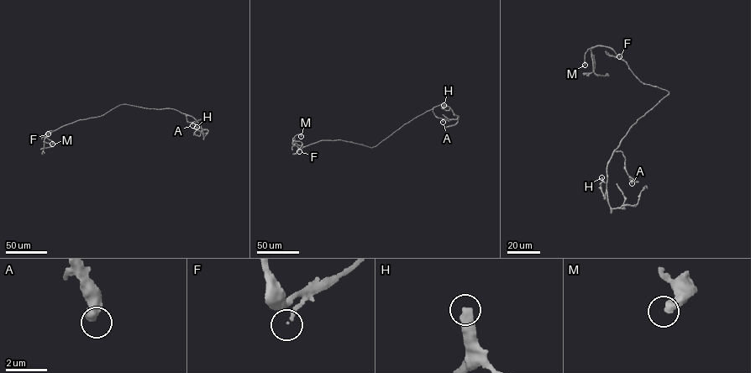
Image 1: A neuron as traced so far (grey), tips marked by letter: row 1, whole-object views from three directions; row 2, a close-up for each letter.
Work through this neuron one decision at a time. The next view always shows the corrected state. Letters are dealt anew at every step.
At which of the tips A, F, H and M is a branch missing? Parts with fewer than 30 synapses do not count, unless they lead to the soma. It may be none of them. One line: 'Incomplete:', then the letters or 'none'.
Incomplete: H

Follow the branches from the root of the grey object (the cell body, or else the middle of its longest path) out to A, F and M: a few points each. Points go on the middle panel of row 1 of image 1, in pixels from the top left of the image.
A: (380, 143), (433, 107), (434, 115), (443, 122)
F: (380, 143), (370, 148), (341, 139), (321, 140), (299, 151)
M: (380, 143), (370, 148), (341, 139), (323, 140), (302, 146), (295, 140), (295, 135), (301, 136)

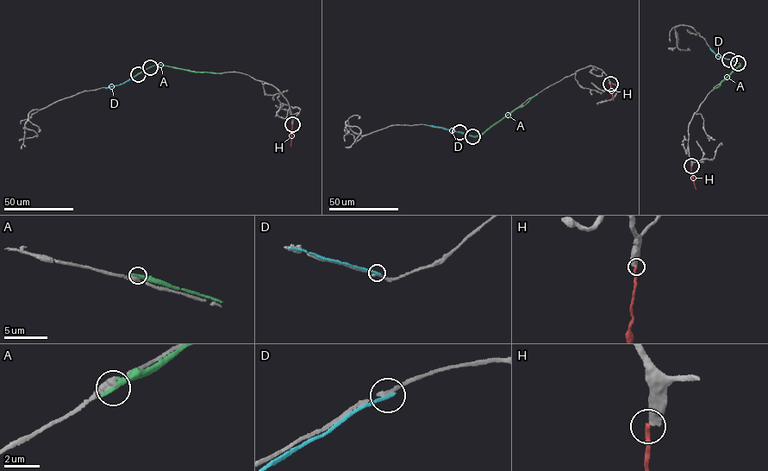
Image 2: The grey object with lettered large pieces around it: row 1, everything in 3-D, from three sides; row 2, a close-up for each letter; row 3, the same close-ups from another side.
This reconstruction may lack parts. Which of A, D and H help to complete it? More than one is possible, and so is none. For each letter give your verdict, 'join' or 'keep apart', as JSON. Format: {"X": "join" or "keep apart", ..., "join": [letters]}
{"A": "keep apart", "D": "keep apart", "H": "keep apart", "join": []}

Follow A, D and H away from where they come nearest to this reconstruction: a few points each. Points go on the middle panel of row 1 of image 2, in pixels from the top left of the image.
A: (459, 132), (474, 136), (481, 135), (534, 96)
D: (472, 136), (426, 125)
H: (610, 84), (614, 101)

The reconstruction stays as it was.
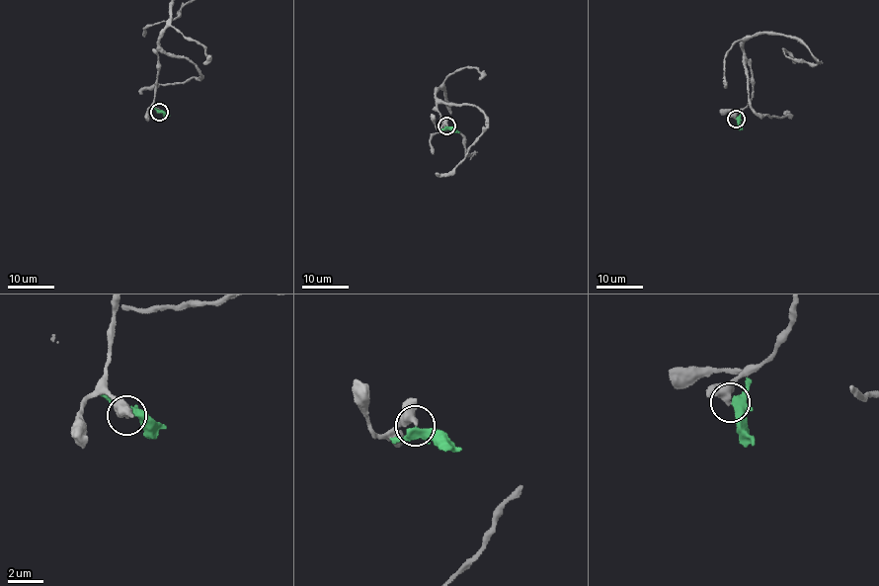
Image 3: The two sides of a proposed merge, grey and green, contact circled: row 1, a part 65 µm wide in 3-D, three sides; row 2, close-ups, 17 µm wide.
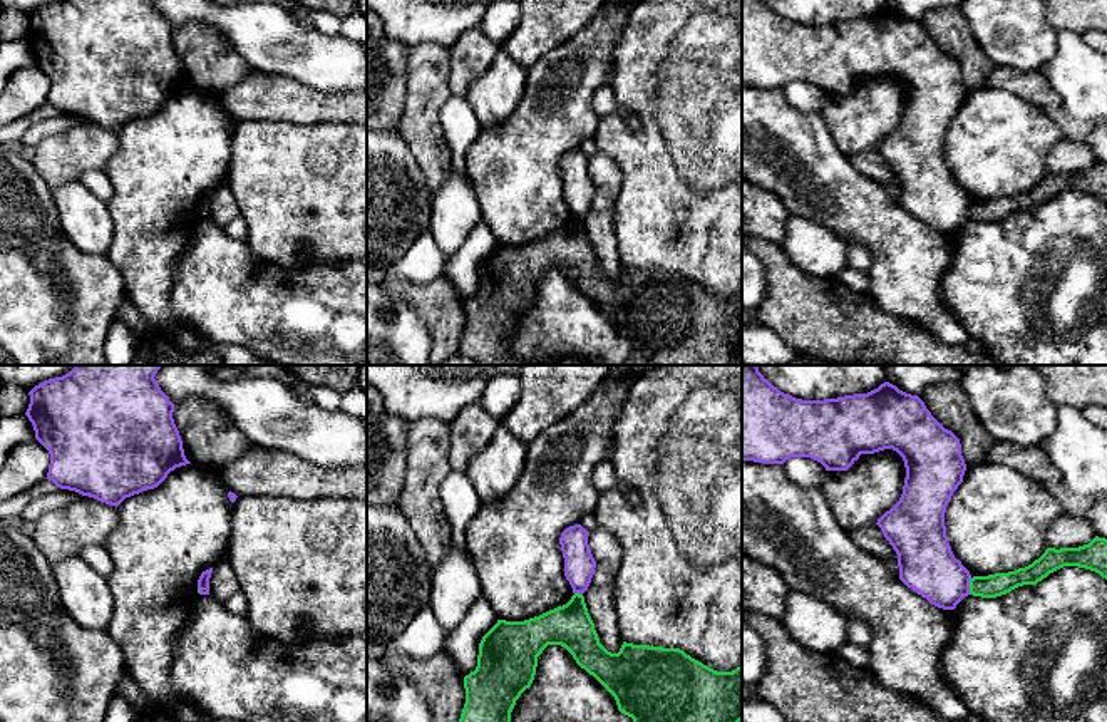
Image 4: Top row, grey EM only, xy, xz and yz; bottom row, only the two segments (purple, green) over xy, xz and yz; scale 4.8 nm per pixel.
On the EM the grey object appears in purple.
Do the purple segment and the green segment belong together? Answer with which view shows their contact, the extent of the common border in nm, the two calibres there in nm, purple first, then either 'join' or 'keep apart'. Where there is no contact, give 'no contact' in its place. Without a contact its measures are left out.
meets purple in yz; contact 80 nm long; 280 nm thick on the purple side, 110 nm on the other; keep apart

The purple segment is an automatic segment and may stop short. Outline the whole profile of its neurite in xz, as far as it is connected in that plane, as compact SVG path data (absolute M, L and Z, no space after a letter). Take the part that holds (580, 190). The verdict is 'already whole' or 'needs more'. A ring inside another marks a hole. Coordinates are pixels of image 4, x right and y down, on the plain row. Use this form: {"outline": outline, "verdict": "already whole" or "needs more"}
{"outline": "M574 149L561 157L559 169L564 183L564 201L569 206L573 218L583 219L595 199L596 186L588 169L590 157Z", "verdict": "already whole"}

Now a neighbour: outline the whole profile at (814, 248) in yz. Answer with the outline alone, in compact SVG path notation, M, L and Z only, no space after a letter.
M790 214L780 246L792 263L811 276L836 278L847 268L847 241L804 216Z

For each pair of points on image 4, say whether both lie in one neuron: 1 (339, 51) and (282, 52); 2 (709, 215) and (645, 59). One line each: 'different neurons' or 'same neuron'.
1: same neuron
2: same neuron

